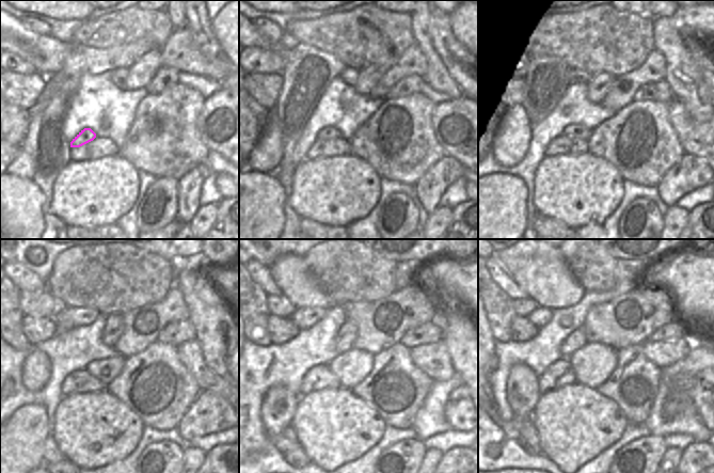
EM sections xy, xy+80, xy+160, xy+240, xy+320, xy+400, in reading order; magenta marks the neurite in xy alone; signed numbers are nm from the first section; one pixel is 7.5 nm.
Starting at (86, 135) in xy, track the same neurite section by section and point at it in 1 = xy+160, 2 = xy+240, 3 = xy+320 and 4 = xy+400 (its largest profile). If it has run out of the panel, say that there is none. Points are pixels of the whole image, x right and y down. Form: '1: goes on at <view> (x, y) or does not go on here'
1: goes on at xy+160 (574, 130)
2: goes on at xy+240 (105, 369)
3: goes on at xy+320 (351, 367)
4: goes on at xy+400 (593, 363)

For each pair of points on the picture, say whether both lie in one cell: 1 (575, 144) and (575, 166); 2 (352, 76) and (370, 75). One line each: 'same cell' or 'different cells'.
1: different cells
2: different cells

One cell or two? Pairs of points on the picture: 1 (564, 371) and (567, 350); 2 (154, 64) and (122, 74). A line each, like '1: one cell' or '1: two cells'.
1: two cells
2: two cells

